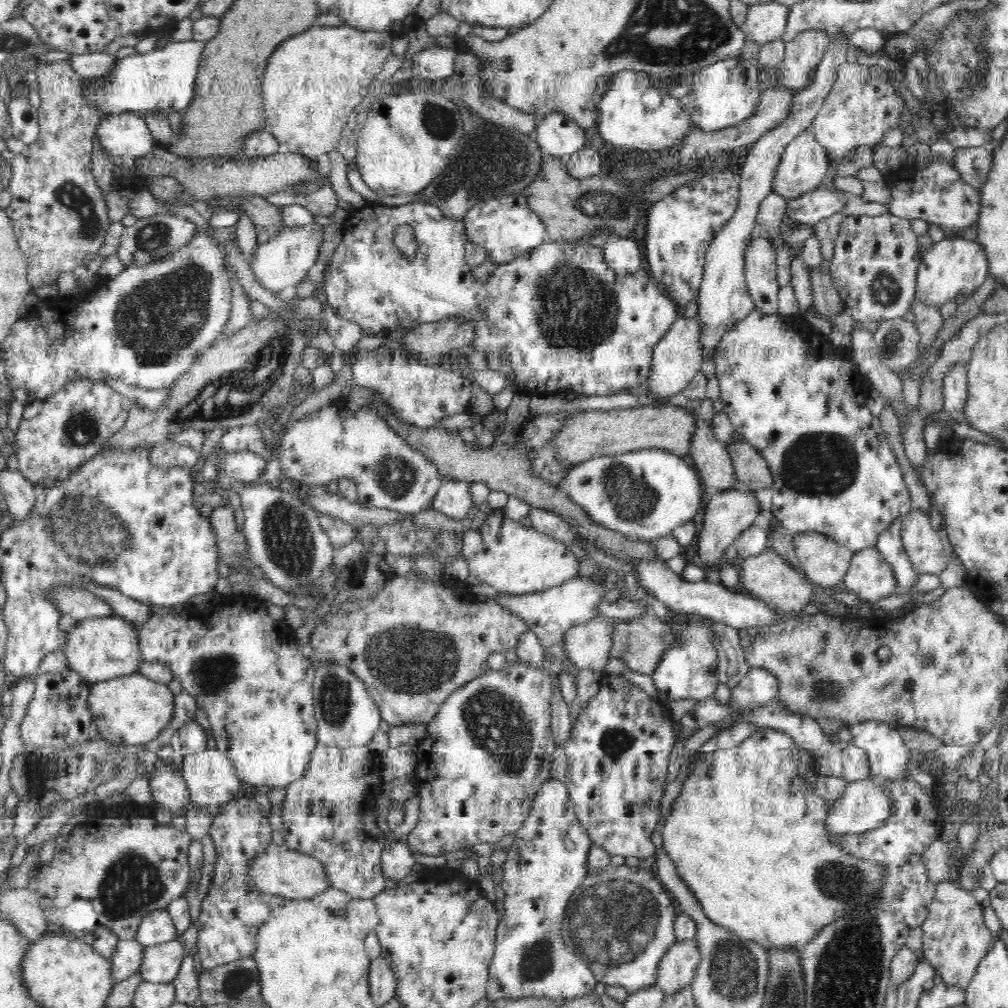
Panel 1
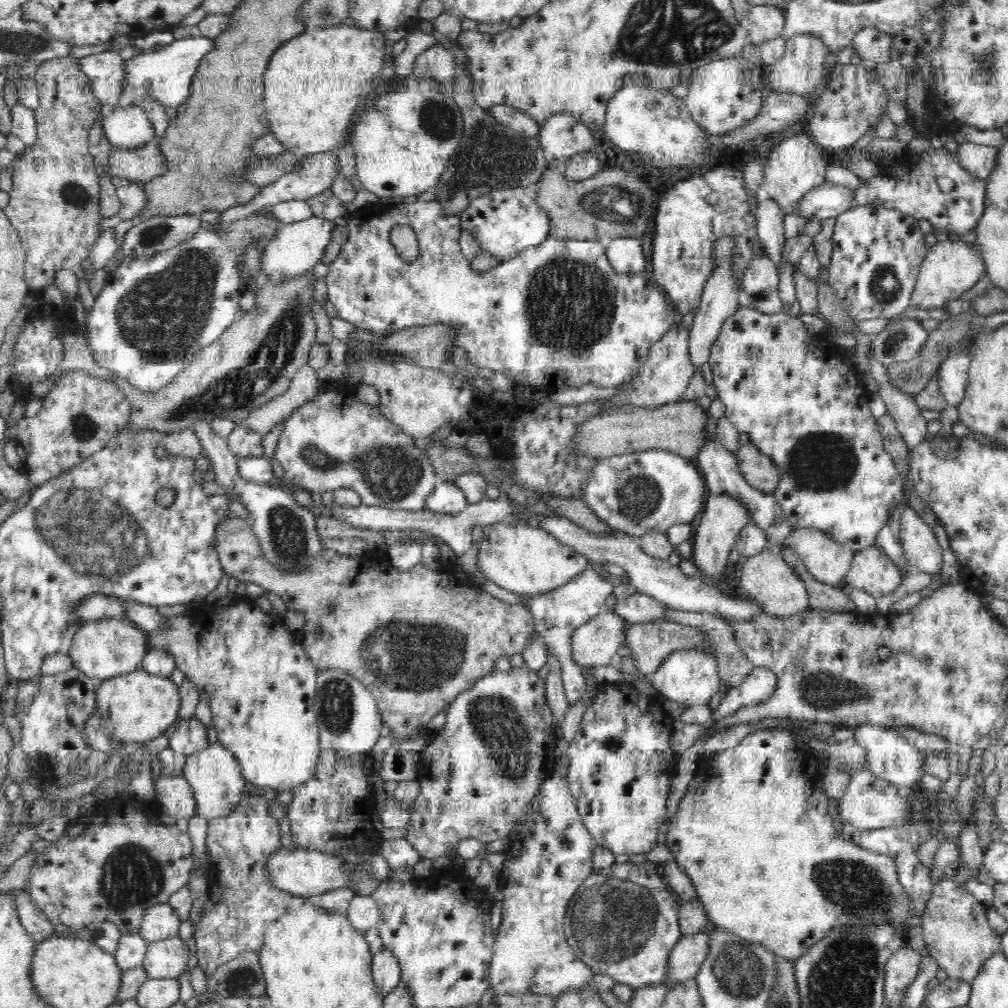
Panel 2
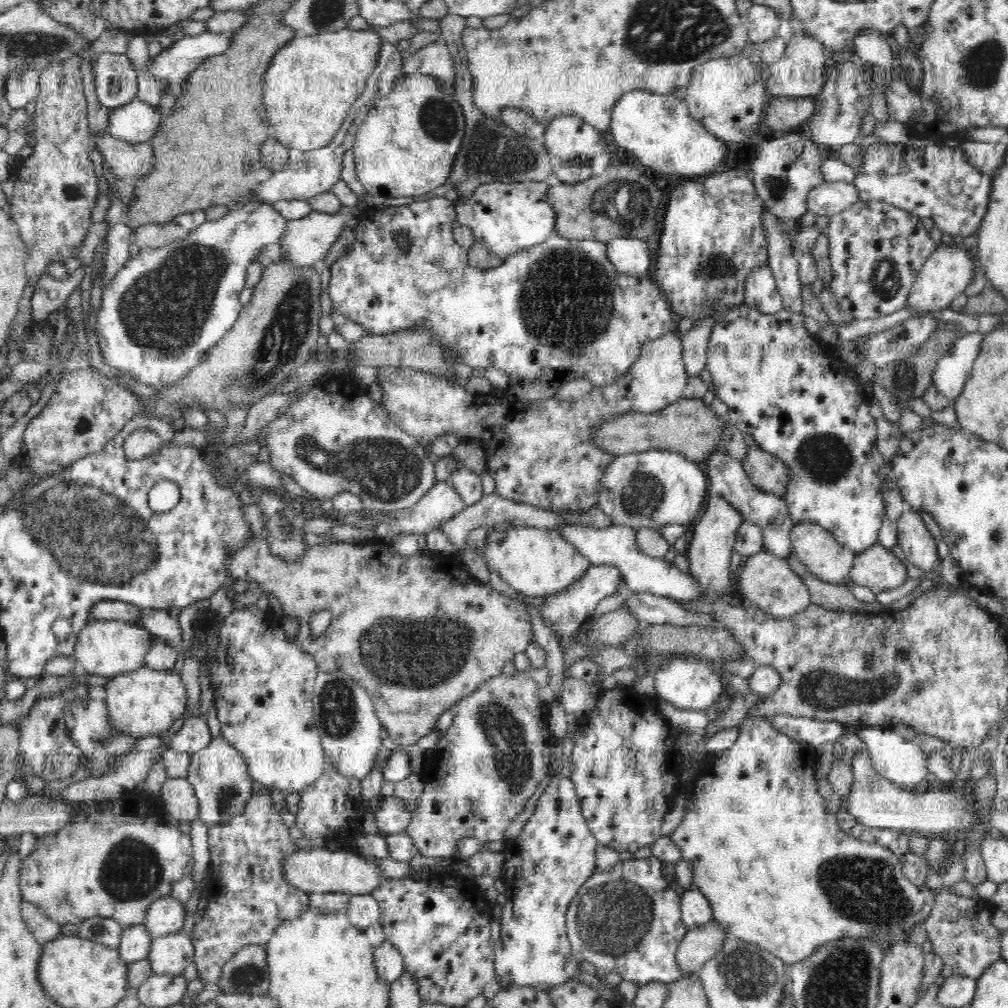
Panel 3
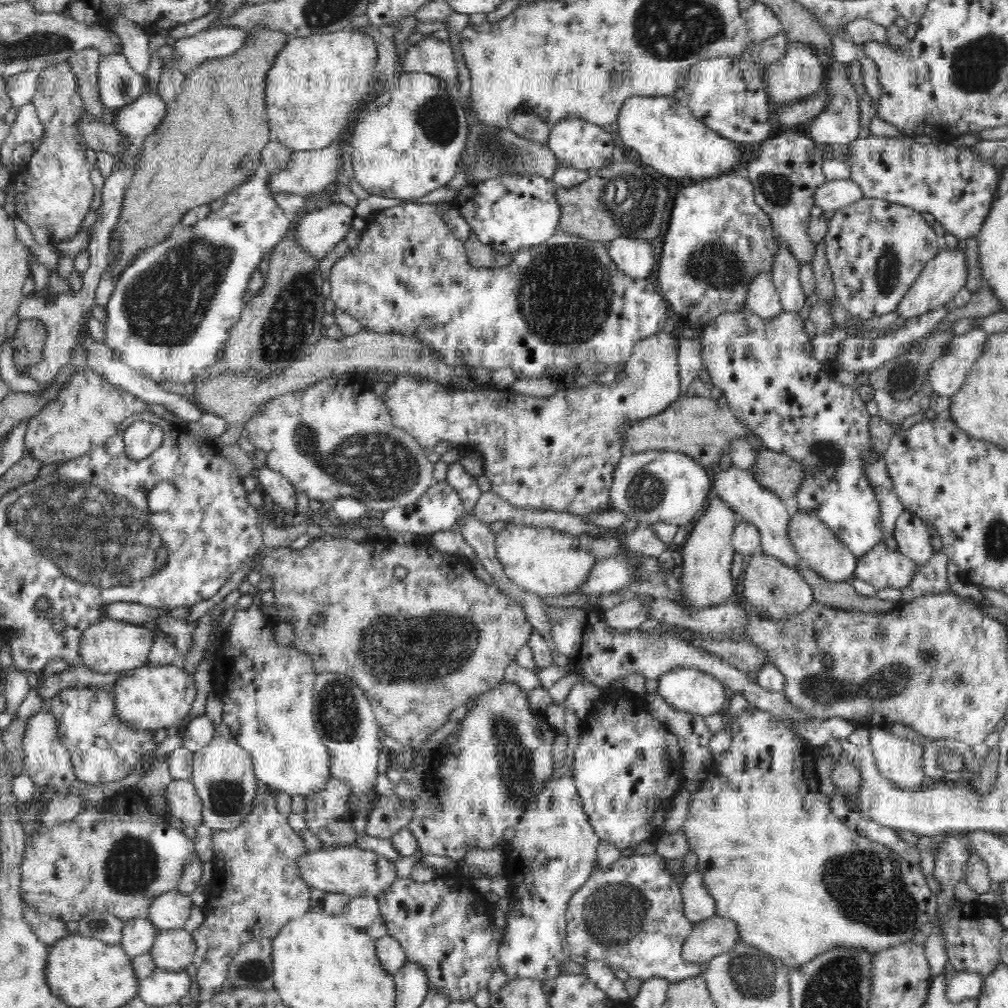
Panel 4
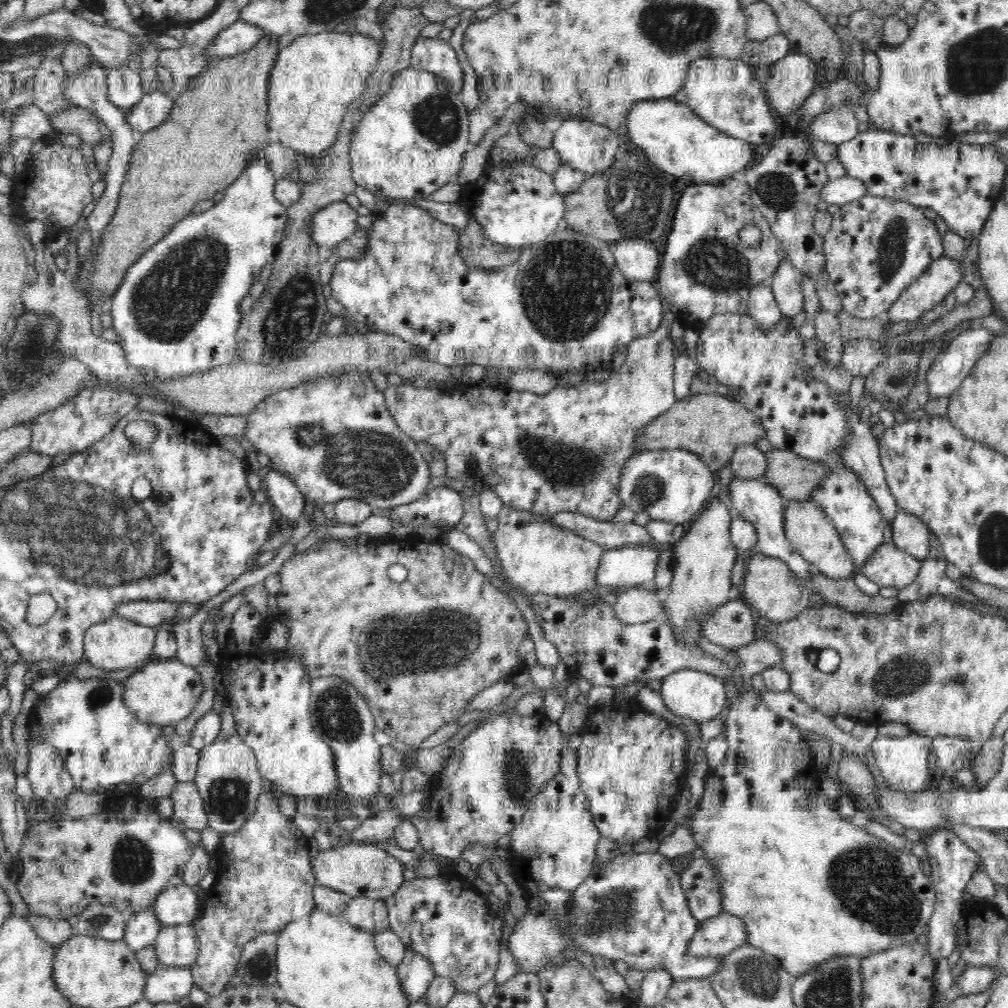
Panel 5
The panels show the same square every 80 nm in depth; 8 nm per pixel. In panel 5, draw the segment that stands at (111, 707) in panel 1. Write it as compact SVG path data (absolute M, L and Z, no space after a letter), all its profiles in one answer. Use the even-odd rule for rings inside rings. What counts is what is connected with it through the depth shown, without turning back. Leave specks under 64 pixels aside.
M177 658L154 660L134 672L123 681L123 701L130 712L146 724L175 725L184 720L196 703L204 687L194 666L184 664Z

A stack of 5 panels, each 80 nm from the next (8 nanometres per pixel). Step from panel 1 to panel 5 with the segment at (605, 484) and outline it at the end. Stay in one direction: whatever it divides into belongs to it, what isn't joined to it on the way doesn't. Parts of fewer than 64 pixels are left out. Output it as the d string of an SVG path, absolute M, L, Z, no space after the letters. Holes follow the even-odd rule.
M684 449L642 451L628 459L621 470L619 497L623 506L632 512L641 513L647 519L668 520L675 525L683 524L692 516L699 515L707 503L716 495L717 480L715 473L694 452Z

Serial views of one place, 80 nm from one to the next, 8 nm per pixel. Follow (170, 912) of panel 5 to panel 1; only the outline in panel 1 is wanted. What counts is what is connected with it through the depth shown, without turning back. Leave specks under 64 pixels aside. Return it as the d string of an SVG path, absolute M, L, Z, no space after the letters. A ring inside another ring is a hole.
M161 909L144 917L139 924L135 939L147 949L174 940L176 934L176 927L170 913L166 909Z

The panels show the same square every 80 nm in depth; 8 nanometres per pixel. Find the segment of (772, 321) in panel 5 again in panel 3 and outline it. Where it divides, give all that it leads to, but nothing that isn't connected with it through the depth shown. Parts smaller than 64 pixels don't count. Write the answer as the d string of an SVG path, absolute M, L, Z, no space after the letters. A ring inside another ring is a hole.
M769 265L758 266L753 271L749 272L746 277L745 288L745 305L748 307L754 307L761 314L775 314L784 309L782 296L777 292L777 287L772 274L772 269Z

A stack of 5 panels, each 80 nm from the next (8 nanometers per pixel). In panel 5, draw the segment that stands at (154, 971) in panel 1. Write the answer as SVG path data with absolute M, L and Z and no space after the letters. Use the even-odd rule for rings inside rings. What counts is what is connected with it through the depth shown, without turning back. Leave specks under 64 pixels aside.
M190 923L161 927L153 947L162 966L190 966L199 953L199 940Z

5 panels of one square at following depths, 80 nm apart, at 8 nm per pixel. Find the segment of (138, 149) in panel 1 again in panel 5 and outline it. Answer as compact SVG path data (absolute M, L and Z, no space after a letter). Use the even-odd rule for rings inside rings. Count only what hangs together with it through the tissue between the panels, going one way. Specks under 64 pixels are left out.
M156 90L144 94L140 102L127 113L127 123L134 132L148 132L160 126L171 113L174 95Z

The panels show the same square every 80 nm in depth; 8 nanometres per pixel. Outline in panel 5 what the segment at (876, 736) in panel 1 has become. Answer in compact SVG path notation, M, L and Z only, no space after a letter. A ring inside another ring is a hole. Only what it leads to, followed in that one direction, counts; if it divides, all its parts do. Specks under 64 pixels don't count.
M911 732L908 736L886 736L877 735L871 742L874 752L876 768L891 790L898 792L918 793L923 791L926 781L930 777L930 770L927 768L927 758L932 746L932 738Z

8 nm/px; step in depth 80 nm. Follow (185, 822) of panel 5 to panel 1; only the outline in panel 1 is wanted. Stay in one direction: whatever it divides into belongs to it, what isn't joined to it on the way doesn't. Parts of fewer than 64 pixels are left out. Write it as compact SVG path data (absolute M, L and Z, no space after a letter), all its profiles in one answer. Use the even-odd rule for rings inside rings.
M159 764L151 776L150 793L153 801L172 812L172 816L184 816L188 813L188 806L192 804L192 800L180 770Z

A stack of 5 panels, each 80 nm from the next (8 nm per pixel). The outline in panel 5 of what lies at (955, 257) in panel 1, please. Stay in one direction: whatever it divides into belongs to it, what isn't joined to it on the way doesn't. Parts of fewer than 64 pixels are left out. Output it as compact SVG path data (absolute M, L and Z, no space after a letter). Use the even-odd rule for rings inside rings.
M946 256L934 260L889 308L887 316L890 323L920 319L940 305L946 296L955 293L960 280L963 280L960 261Z

